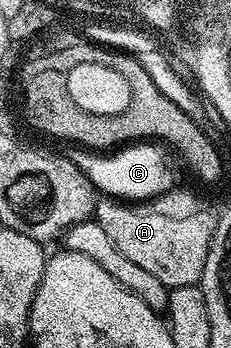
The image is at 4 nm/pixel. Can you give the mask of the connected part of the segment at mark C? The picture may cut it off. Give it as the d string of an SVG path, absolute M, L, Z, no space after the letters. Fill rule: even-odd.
M140 141L135 145L124 145L111 153L93 153L87 149L71 152L72 164L90 180L97 192L121 201L151 201L167 195L176 183L176 175L168 159L152 141Z

